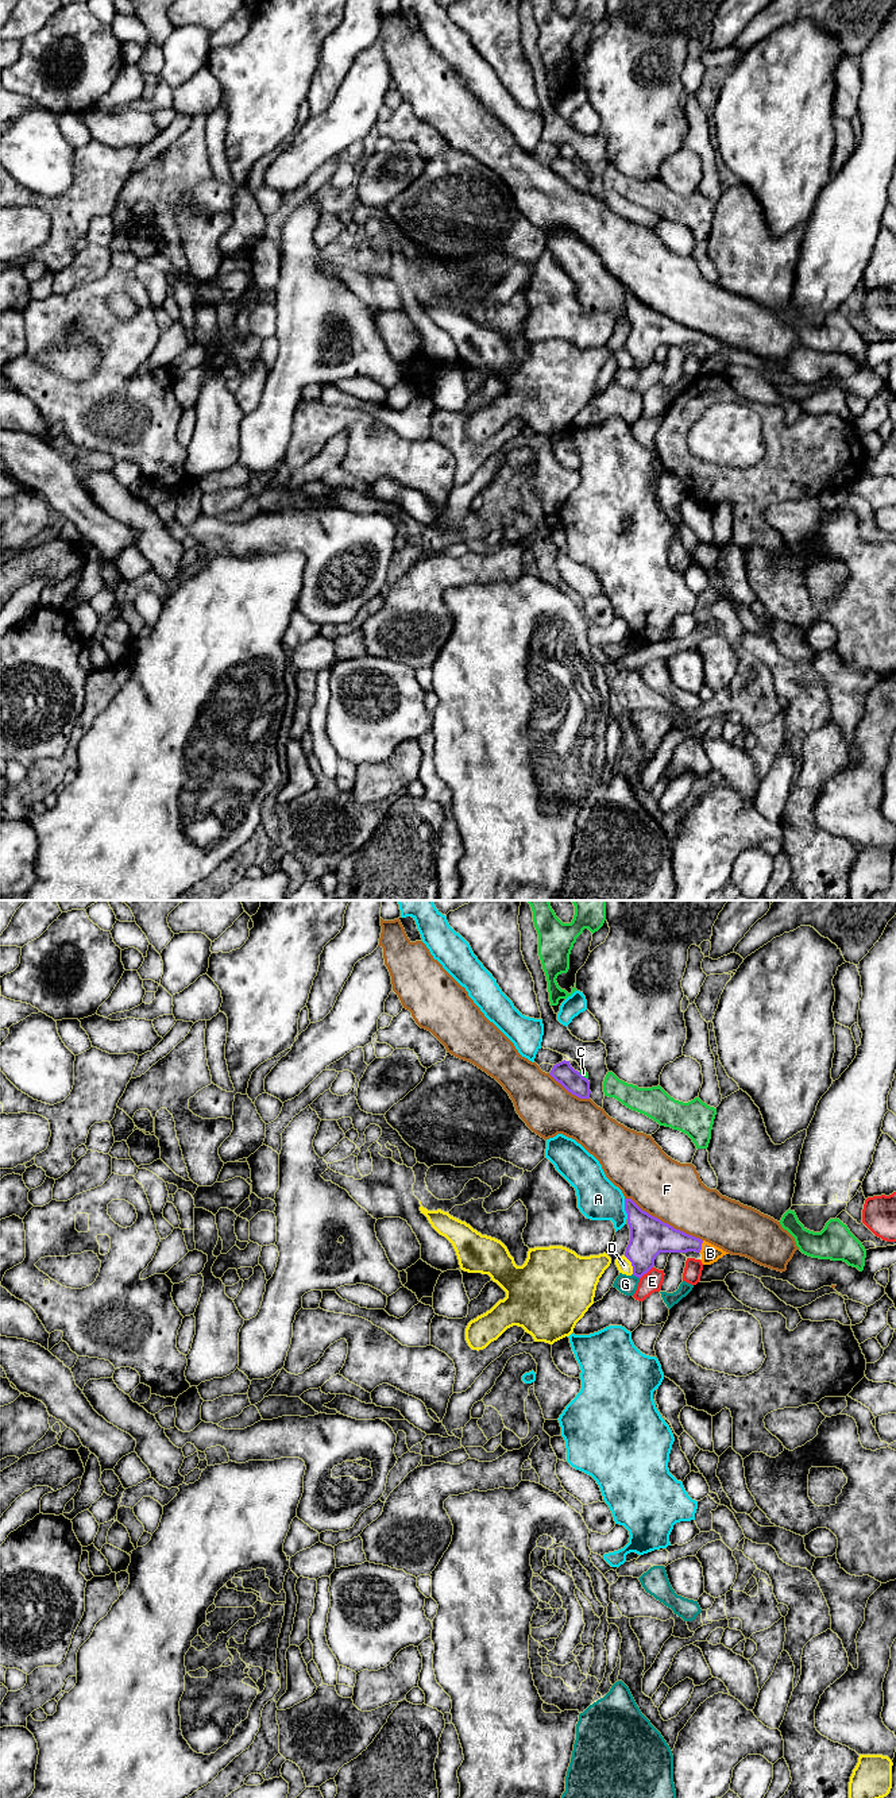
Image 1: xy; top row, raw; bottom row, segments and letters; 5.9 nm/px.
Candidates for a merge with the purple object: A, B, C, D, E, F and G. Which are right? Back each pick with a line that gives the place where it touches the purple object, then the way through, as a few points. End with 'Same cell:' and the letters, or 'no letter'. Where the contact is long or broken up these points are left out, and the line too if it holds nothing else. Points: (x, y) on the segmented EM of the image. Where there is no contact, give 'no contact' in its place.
B: meets purple in xy at (701, 1246); runs through xy (660, 1237), (701, 1246), (710, 1253)
Same cell: B

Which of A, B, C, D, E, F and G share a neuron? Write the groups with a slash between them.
A / B / C / D / E / F / G

